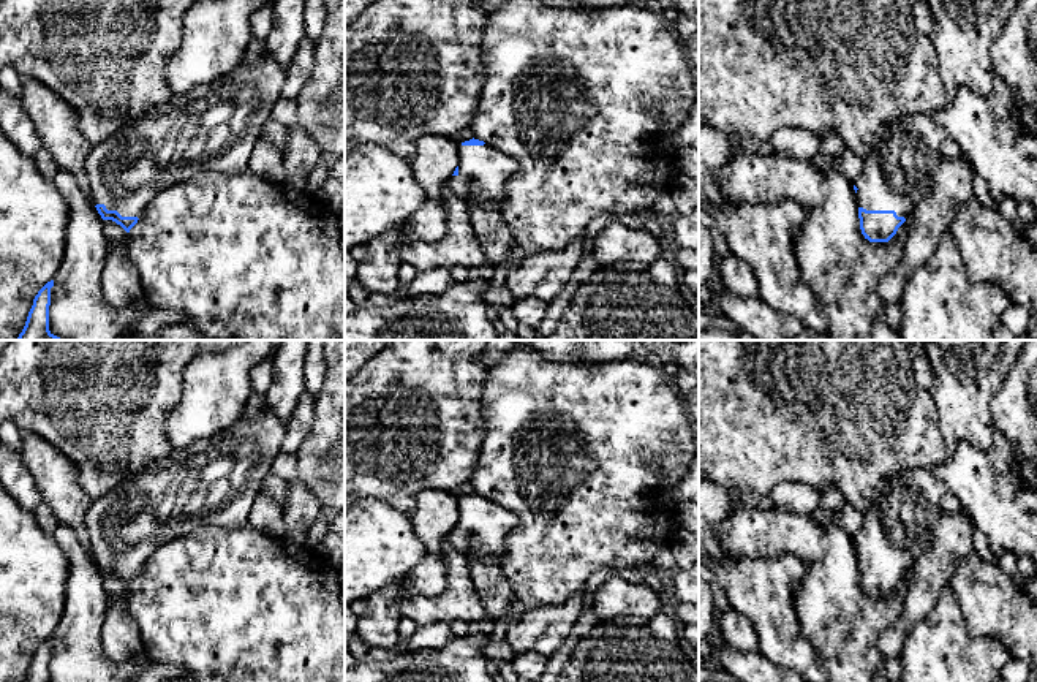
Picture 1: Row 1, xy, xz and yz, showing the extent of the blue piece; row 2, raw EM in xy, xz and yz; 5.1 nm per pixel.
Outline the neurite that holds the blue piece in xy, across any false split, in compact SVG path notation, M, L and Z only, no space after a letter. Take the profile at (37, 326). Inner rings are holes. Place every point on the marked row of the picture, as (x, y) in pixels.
M54 280L47 282L35 296L25 326L17 340L62 340L49 331L49 305L52 286Z

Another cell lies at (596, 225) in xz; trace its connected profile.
M602 214L599 217L593 218L586 225L586 229L583 234L582 258L585 258L586 255L590 255L593 252L593 241L612 222L621 222L623 225L626 225L632 229L645 229L643 220L634 214L621 214L621 215Z

